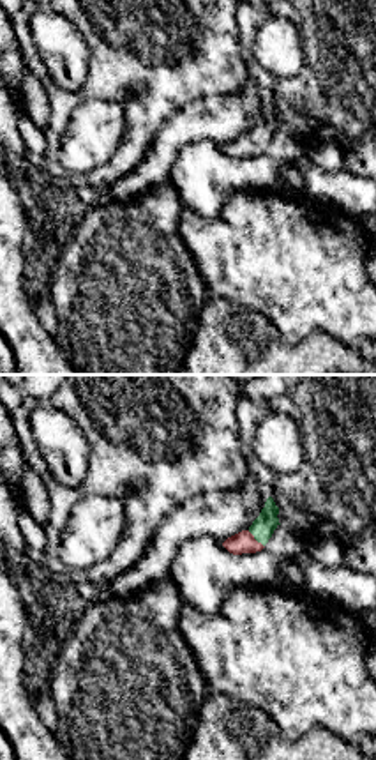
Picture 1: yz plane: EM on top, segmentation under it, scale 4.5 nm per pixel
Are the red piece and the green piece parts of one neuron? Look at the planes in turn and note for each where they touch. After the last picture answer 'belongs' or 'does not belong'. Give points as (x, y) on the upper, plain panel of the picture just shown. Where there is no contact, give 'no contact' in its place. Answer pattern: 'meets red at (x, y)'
meets red at (255, 144)

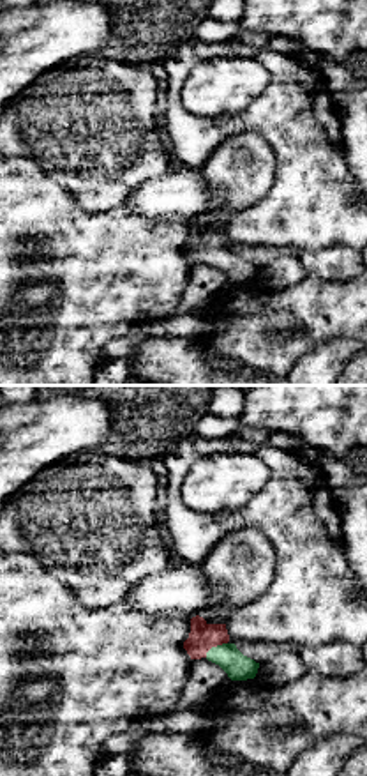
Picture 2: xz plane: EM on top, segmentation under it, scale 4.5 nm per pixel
meets red at (214, 250)

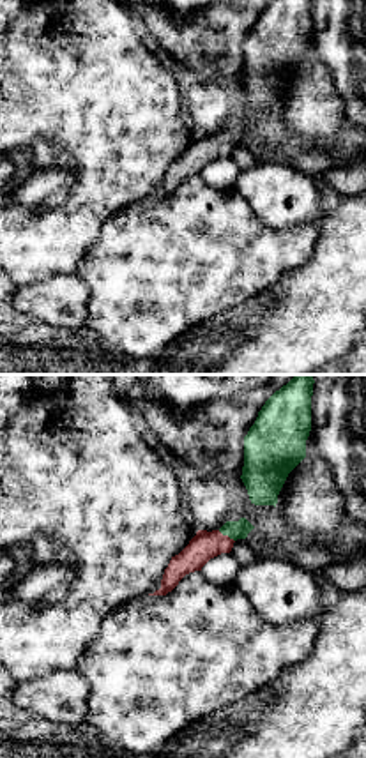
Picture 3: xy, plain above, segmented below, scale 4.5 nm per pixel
meets red at (227, 140)

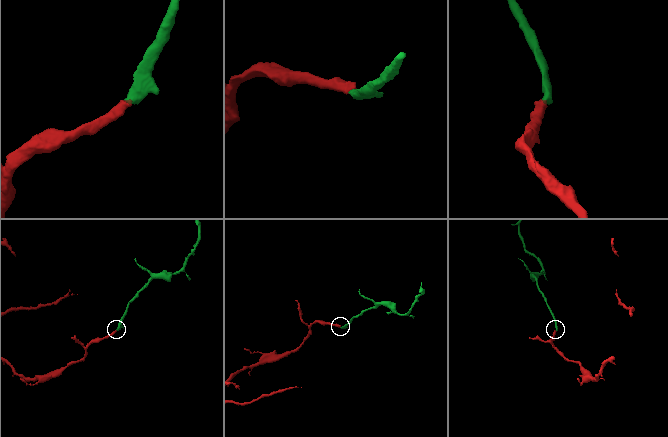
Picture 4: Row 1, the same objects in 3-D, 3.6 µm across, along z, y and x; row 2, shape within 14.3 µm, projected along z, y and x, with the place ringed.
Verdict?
belongs

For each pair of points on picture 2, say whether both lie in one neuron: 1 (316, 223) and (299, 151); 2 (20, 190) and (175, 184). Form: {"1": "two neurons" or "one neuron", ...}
{"1": "one neuron", "2": "two neurons"}

